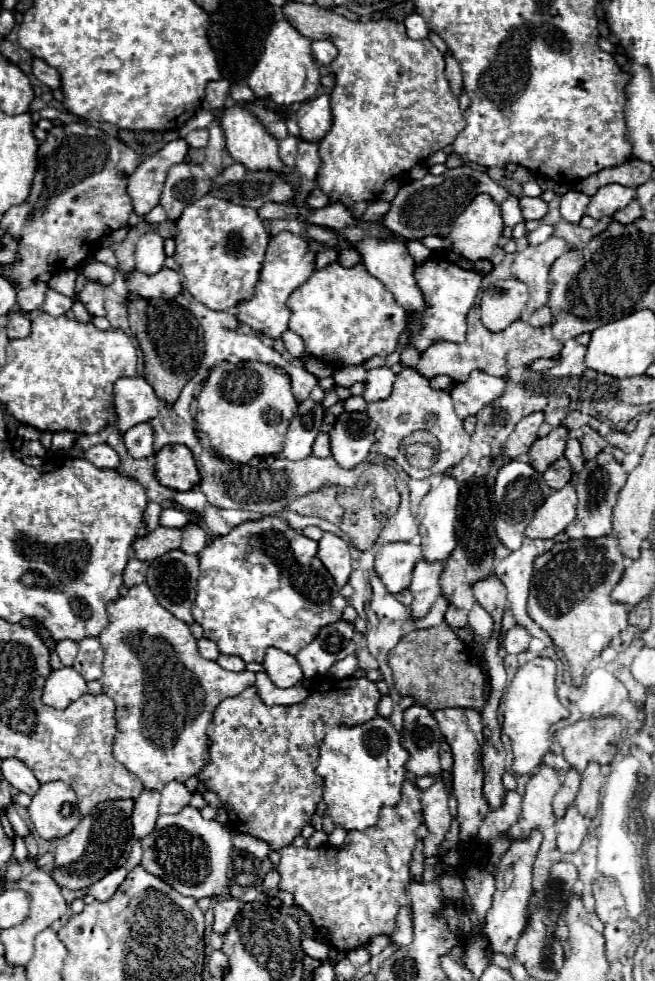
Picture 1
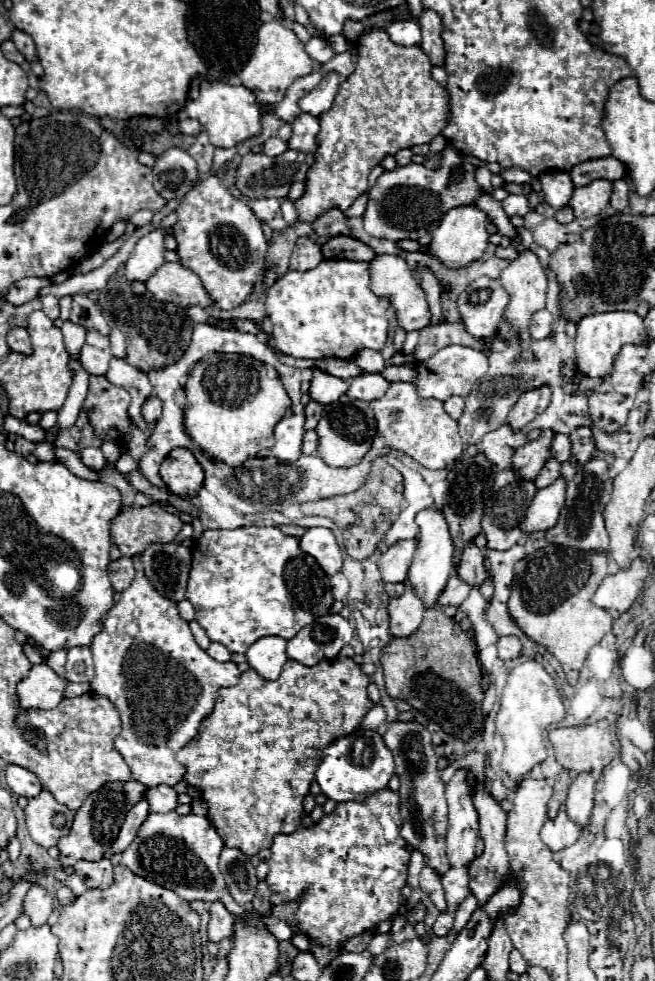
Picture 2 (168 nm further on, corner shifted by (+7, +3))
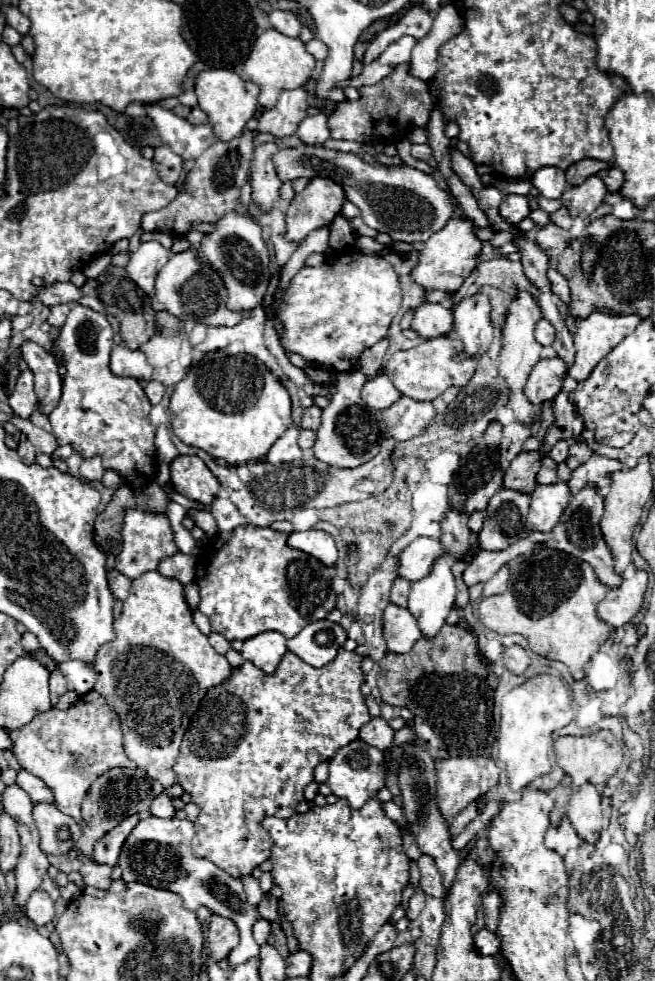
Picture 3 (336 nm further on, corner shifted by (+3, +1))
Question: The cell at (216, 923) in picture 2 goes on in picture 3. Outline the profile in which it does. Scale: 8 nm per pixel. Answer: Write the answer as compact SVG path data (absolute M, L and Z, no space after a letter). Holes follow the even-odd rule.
M219 914L211 916L209 934L207 934L207 948L211 956L219 962L227 958L227 954L239 944L239 930L233 920L223 918Z

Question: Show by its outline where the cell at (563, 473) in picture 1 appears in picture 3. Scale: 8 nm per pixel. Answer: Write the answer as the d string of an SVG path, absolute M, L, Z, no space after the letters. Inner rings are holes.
M549 456L543 458L541 470L537 474L537 482L539 484L555 484L557 482L557 464Z

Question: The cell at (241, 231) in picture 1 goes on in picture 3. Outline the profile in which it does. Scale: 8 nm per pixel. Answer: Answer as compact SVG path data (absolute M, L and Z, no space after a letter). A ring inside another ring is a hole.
M229 212L221 216L213 224L213 232L205 234L201 246L197 248L197 258L203 266L209 266L221 274L225 282L229 300L229 310L253 310L257 304L263 302L263 296L269 286L269 250L261 236L261 226L245 212Z

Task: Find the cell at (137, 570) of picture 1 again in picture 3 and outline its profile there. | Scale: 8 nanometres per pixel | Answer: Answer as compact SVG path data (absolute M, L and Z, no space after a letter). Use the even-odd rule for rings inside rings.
M109 570L107 578L109 578L109 588L111 588L113 596L117 600L125 600L131 590L131 578L125 578L125 574L121 574L119 570Z

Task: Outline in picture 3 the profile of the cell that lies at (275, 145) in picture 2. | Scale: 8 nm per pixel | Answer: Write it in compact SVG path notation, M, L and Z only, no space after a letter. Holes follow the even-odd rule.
M265 142L255 146L255 154L251 160L251 184L253 184L253 200L259 204L261 210L271 210L281 204L279 188L281 180L277 178L277 172L273 168L273 154L277 152L275 142Z

